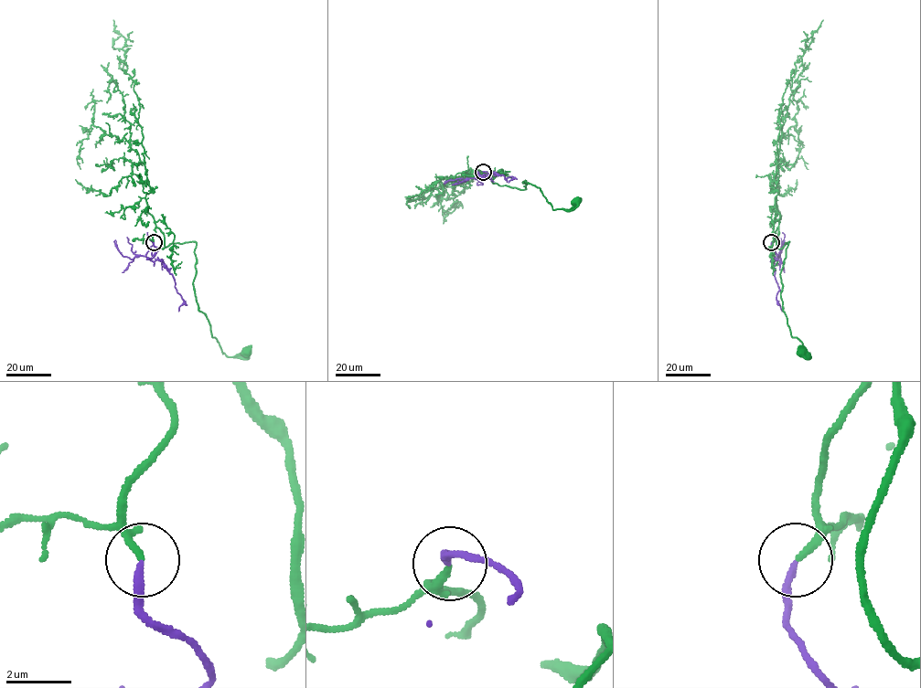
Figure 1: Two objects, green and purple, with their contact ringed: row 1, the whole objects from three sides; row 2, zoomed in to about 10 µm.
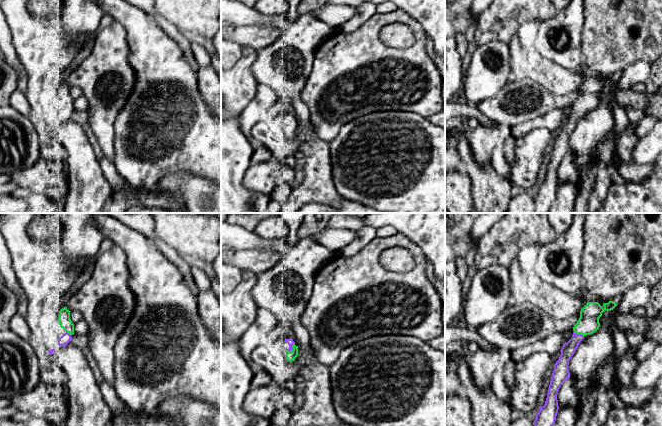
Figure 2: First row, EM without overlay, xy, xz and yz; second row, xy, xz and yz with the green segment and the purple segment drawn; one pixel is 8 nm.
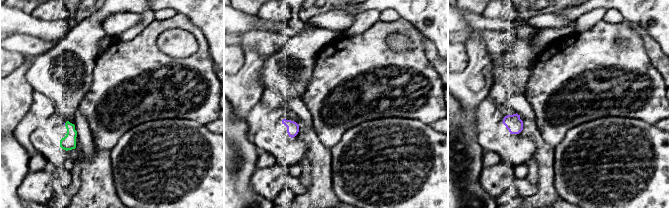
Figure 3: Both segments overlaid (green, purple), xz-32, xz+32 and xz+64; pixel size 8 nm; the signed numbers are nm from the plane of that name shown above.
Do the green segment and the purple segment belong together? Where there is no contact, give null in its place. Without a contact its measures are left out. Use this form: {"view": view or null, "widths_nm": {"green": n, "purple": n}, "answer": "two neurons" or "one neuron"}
{"view": "xz", "widths_nm": {"green": 70, "purple": 50}, "answer": "one neuron"}

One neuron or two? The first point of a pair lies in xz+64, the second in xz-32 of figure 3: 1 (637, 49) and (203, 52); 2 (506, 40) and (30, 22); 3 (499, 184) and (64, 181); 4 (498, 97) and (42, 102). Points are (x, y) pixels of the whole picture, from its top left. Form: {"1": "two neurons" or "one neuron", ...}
{"1": "one neuron", "2": "two neurons", "3": "two neurons", "4": "one neuron"}

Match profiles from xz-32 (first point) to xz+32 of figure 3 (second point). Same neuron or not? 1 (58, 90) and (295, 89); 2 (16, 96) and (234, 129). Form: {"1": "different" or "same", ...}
{"1": "same", "2": "different"}

